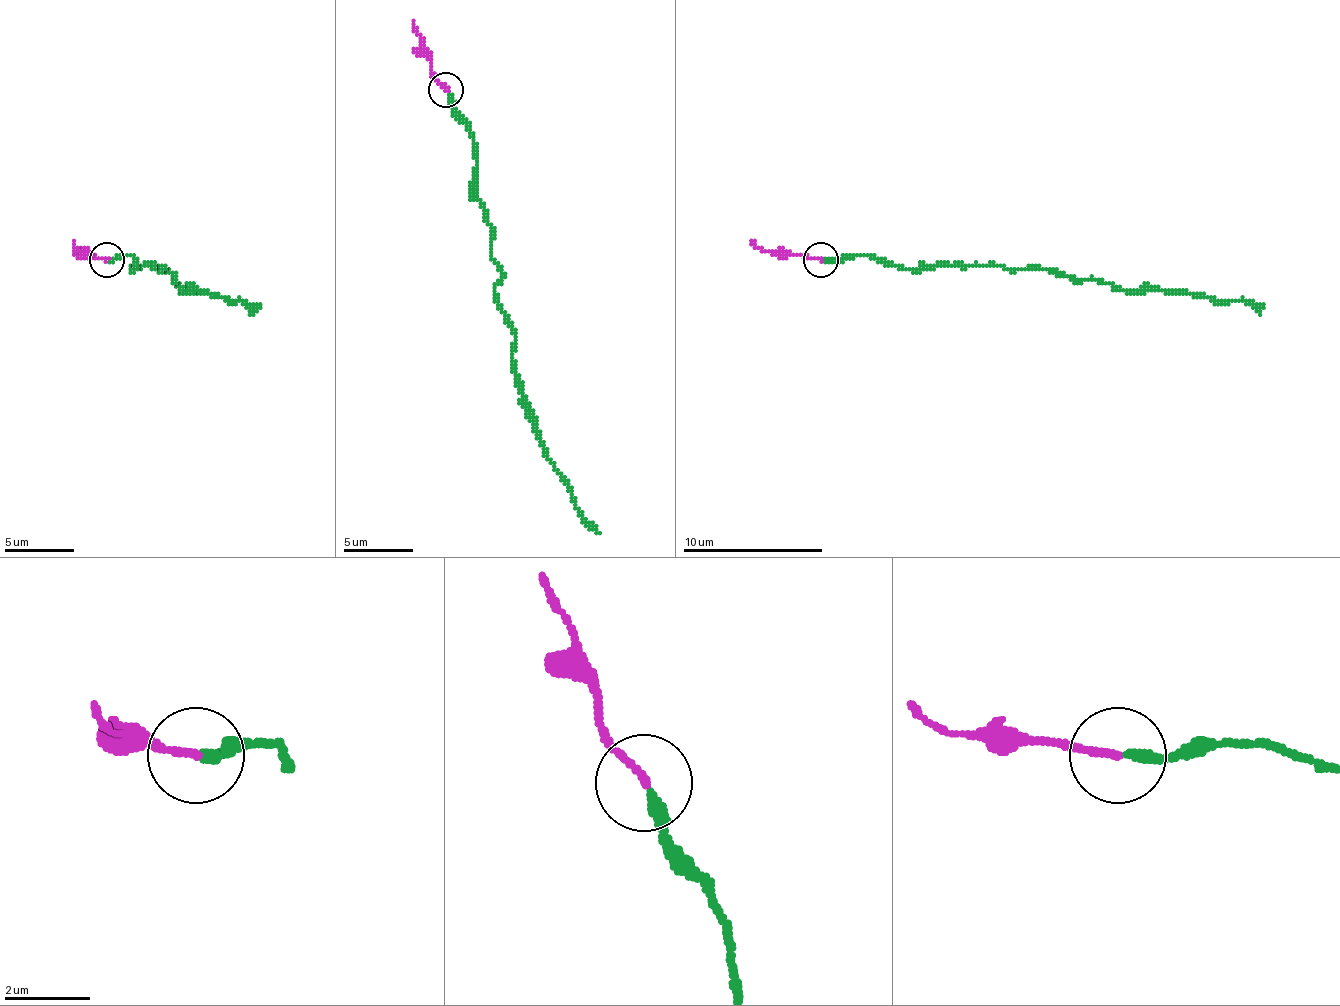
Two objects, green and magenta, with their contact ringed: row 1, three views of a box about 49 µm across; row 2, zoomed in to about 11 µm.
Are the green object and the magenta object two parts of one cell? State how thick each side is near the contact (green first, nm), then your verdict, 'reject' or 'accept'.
calibres 280 and 160 nm; reject

